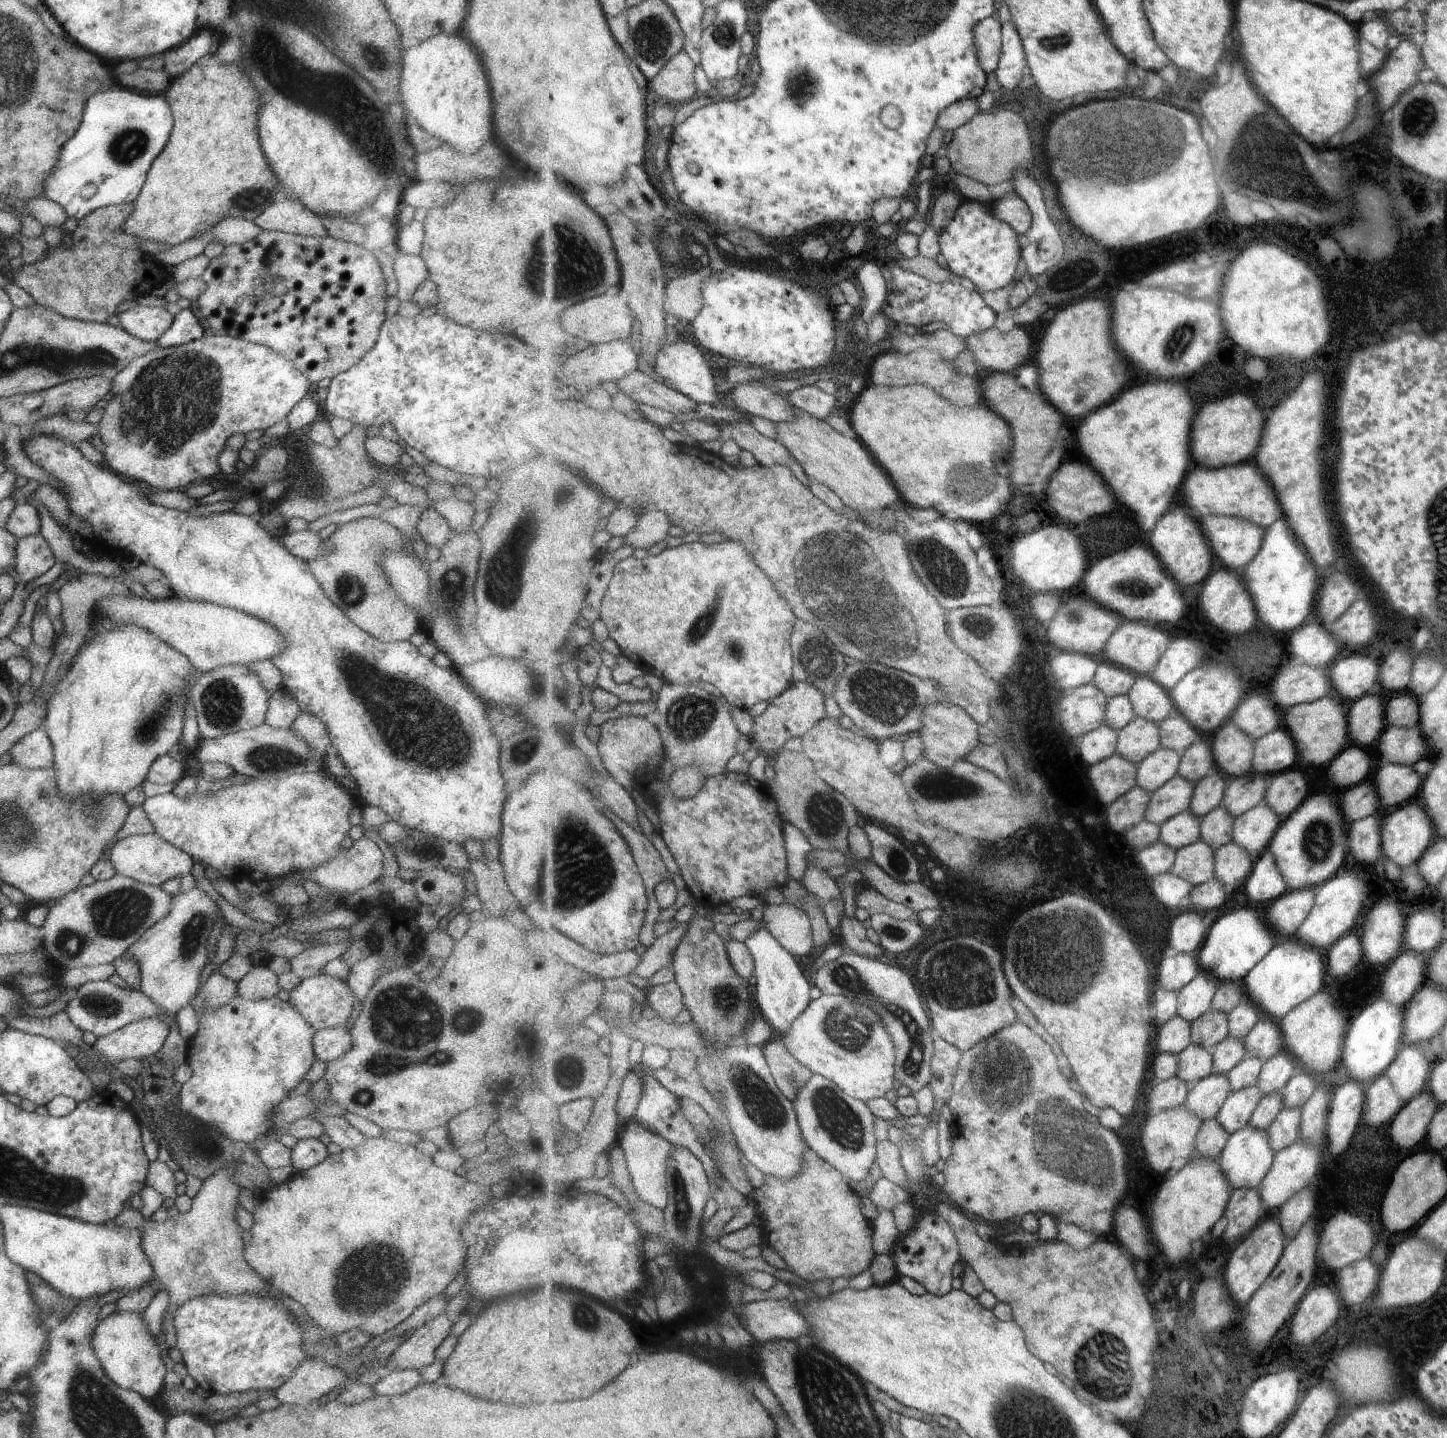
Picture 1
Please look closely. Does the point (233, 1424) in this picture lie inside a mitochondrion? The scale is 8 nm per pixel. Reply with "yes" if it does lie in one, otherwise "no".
no

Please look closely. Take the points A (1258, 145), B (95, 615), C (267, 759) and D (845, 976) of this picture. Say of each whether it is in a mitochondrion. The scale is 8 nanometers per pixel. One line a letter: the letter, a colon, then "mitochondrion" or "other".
A: mitochondrion
B: other
C: mitochondrion
D: mitochondrion

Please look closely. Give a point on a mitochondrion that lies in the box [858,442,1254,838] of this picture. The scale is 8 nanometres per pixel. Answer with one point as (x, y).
(942, 565)

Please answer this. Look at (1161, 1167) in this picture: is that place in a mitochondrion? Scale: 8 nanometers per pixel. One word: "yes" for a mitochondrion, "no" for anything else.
no

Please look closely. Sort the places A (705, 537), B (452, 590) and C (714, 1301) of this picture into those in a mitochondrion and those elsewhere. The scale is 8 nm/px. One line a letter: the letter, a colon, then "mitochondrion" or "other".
A: other
B: mitochondrion
C: other

